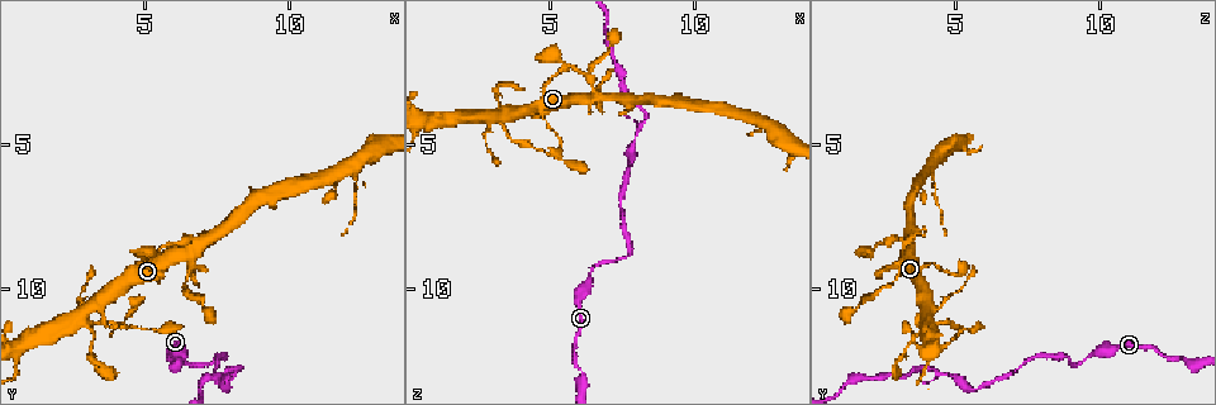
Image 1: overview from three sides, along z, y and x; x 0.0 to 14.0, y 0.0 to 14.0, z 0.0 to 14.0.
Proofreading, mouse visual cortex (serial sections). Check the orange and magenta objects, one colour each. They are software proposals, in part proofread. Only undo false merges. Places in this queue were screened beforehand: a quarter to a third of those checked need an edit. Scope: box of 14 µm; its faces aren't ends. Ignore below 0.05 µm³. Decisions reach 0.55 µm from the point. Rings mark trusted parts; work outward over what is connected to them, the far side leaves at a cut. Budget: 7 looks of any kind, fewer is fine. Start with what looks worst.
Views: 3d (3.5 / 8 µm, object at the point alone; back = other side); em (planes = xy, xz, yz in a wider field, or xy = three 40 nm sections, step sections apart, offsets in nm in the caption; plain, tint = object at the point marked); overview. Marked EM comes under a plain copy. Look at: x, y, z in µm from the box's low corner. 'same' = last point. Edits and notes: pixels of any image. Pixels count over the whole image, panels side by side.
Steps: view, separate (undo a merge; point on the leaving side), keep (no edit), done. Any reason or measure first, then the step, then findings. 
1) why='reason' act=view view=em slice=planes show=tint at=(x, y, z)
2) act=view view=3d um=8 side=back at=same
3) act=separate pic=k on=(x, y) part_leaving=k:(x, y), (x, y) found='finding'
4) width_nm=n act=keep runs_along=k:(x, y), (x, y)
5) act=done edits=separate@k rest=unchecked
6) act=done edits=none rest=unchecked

why='abrupt turn' act=view view=3d um=8 at=(4.3, 11.1, 4.0)

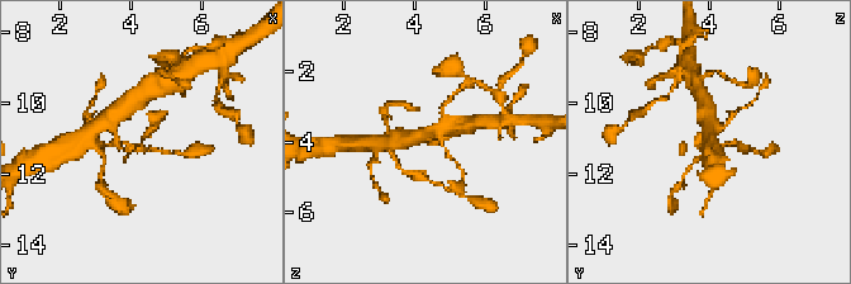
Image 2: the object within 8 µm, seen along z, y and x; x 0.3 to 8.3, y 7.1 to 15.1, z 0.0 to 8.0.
act=view view=em slice=xy step=1 show=tint at=same

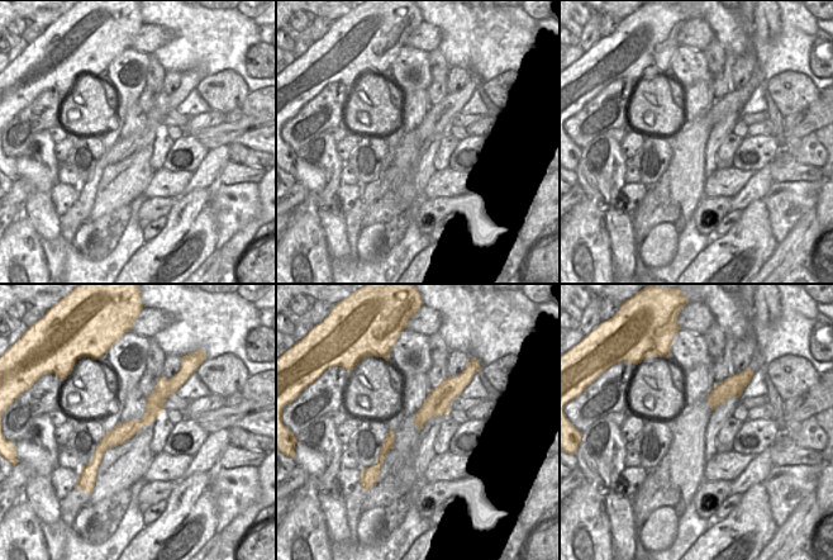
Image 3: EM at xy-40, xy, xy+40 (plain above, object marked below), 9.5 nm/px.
act=keep found='all the same cell'

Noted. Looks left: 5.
act=view view=3d um=3.5 at=(7.8, 12.3, 8.8)

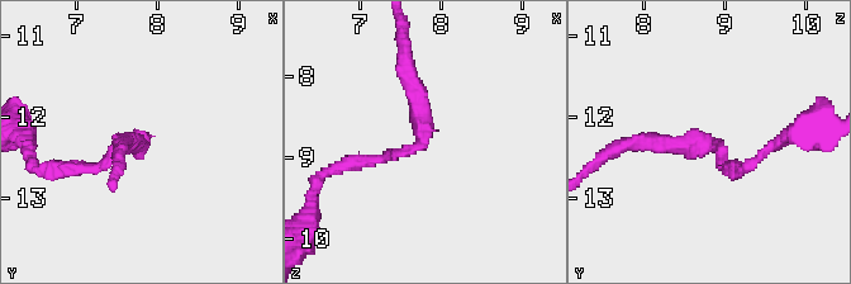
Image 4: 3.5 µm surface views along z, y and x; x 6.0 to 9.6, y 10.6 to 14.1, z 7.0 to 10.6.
act=view view=em slice=xy step=2 show=tint at=(7.70, 12.35, 8.75)

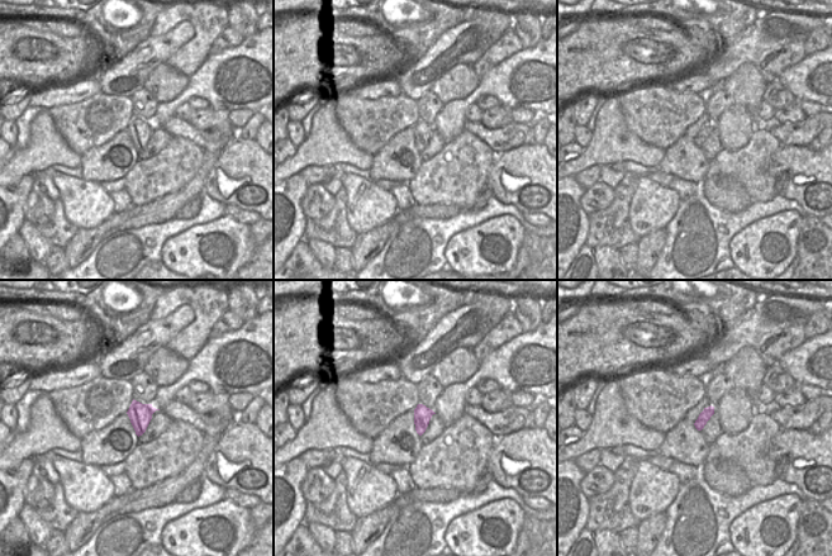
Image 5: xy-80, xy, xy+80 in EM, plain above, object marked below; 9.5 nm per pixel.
arm_widths_nm=150,200 act=keep found='continuous, no second cell'

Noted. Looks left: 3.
act=view view=3d um=3.5 at=(6.5, 9.4, 3.1)

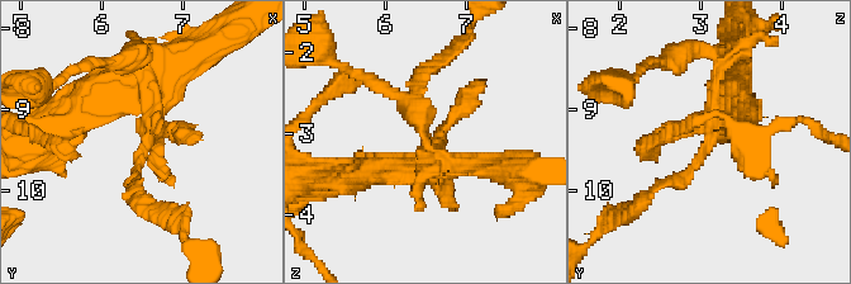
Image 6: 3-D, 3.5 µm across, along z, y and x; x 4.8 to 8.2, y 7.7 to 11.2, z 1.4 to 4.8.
act=view view=em slice=xy step=5 show=tint at=(6.60, 9.45, 3.10)

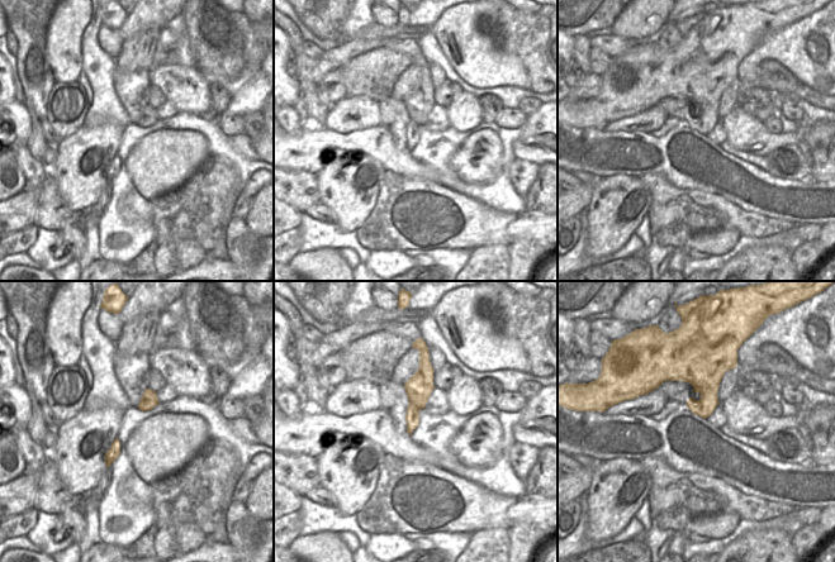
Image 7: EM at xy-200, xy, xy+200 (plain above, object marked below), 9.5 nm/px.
act=keep runs_along=6:(738, 85), (699, 160), (643, 199) found='all the same cell'

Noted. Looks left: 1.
act=done edits=none rest=unchecked

